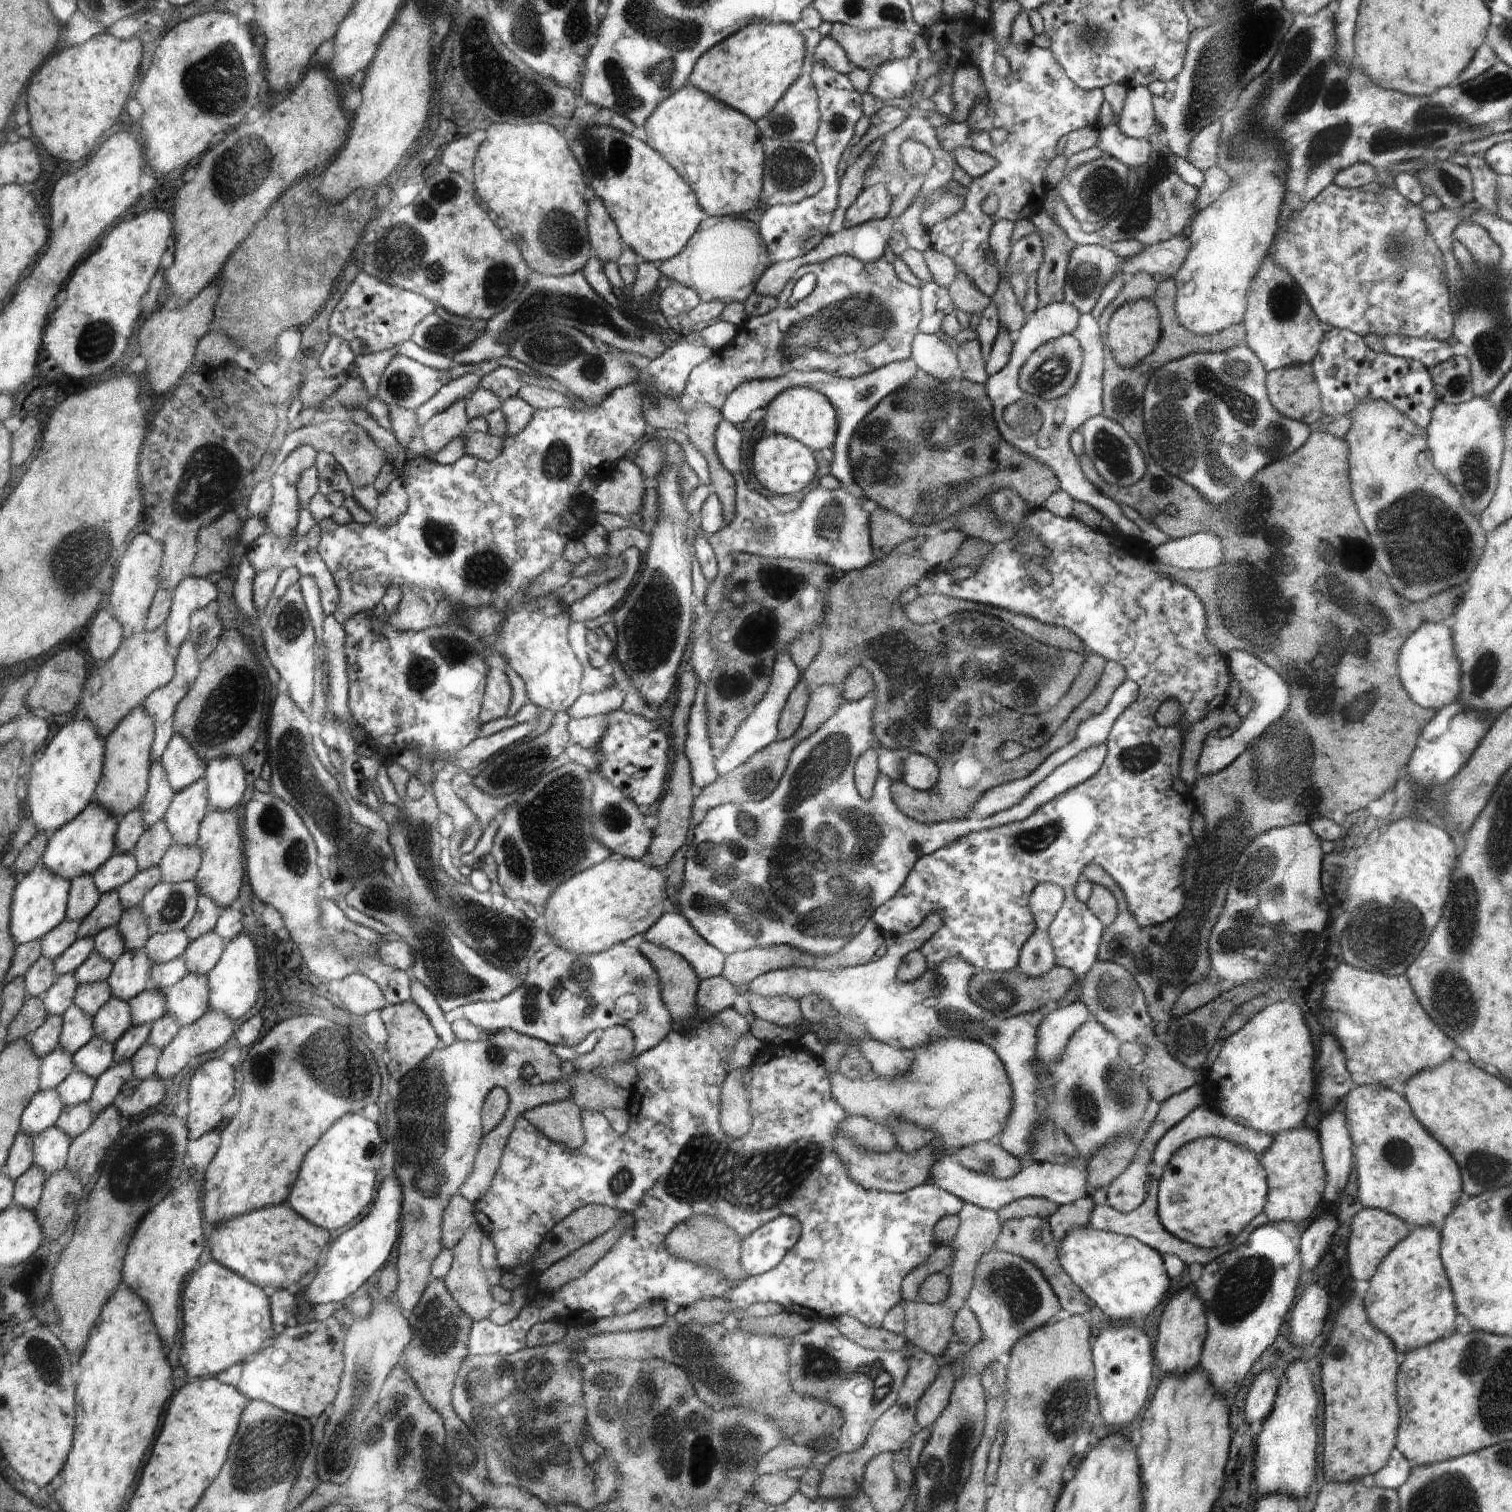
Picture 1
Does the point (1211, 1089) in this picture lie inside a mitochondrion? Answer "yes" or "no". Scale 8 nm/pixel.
no

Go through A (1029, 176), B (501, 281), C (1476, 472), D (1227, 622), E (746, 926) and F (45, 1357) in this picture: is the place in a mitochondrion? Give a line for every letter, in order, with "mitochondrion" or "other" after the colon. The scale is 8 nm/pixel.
A: other
B: mitochondrion
C: mitochondrion
D: mitochondrion
E: mitochondrion
F: mitochondrion

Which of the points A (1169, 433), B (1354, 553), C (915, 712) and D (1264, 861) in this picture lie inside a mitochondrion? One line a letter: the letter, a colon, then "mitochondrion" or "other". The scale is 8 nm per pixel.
A: mitochondrion
B: mitochondrion
C: mitochondrion
D: mitochondrion

